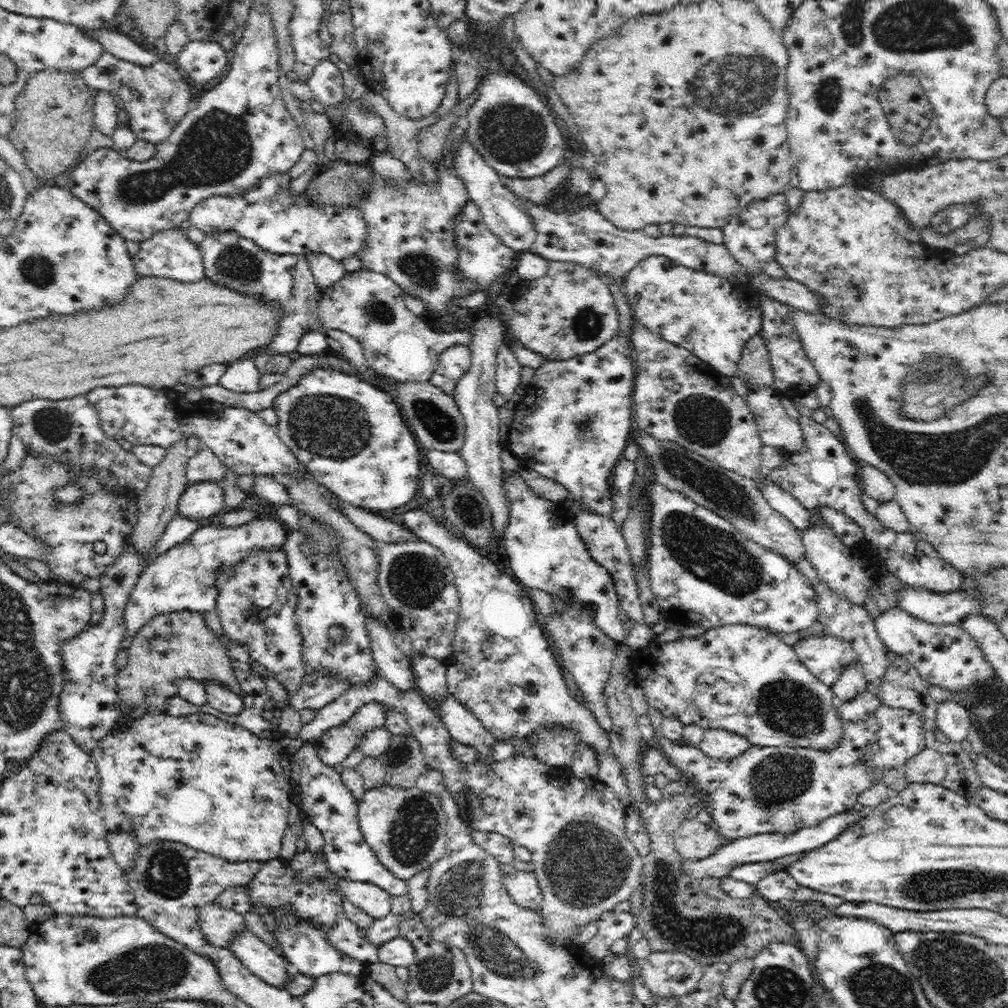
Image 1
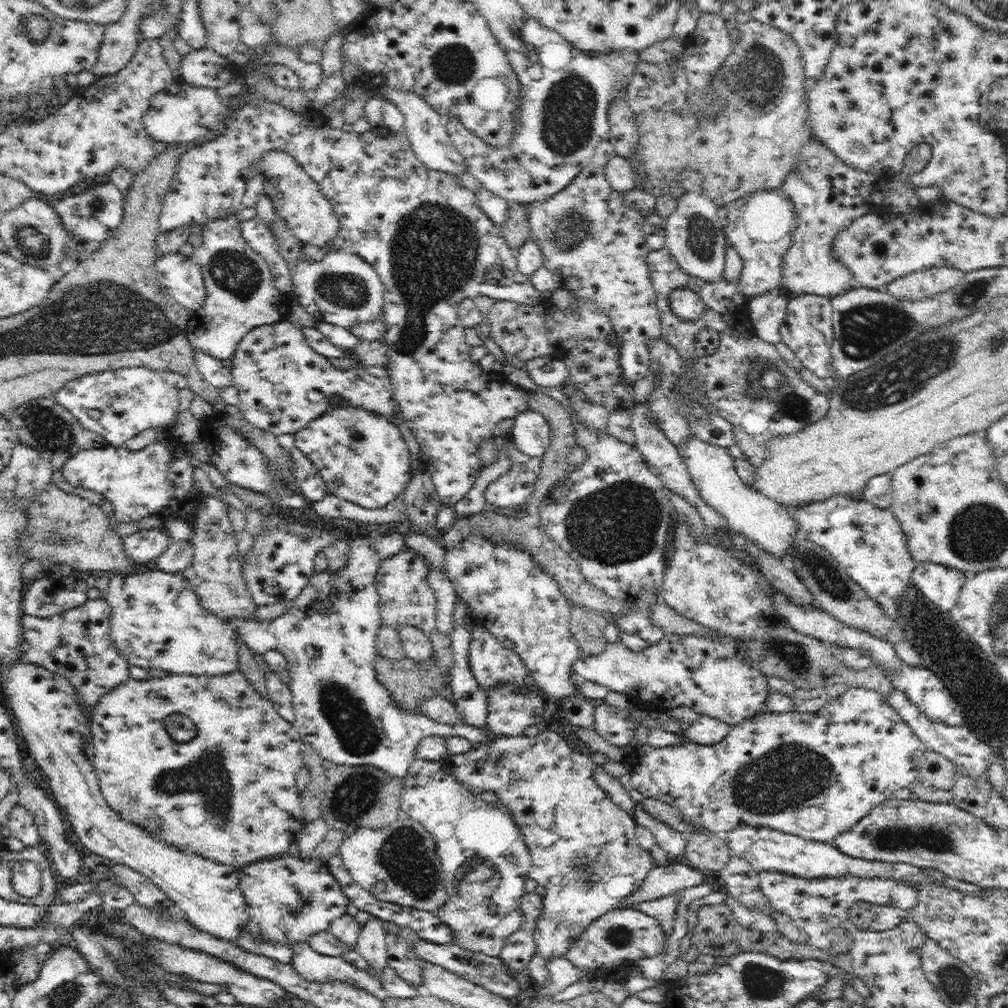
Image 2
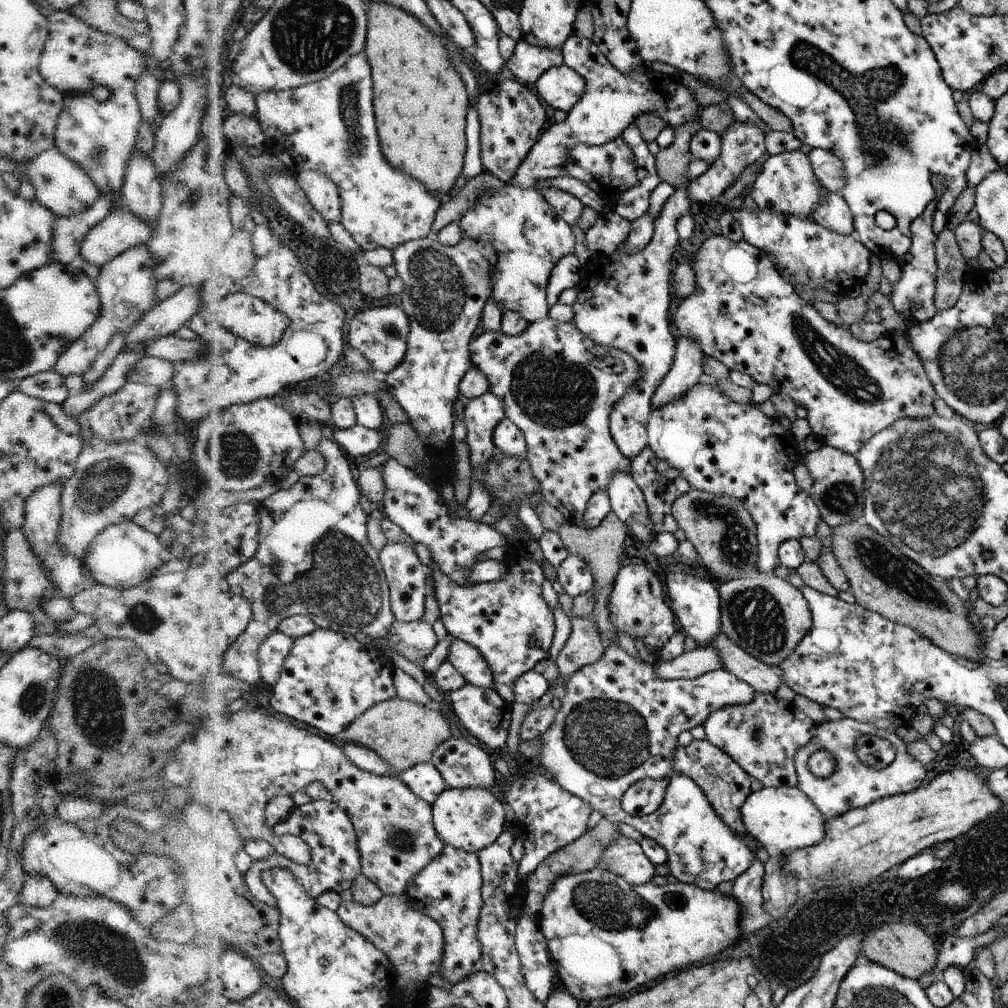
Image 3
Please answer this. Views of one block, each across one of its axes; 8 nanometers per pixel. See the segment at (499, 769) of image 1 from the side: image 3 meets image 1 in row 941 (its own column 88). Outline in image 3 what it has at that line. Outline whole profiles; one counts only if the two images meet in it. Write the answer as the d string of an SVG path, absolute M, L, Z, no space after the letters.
M132 522L116 523L99 532L90 544L84 566L91 577L100 584L126 590L150 580L152 574L162 566L164 546L161 539Z

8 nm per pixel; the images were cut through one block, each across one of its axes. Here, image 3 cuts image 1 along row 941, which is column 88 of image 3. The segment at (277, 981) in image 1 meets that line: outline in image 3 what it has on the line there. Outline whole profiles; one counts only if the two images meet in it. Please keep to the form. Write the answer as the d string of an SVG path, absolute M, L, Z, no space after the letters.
M124 206L123 210L108 214L86 234L78 252L79 261L102 268L128 248L148 245L154 233L144 220Z

